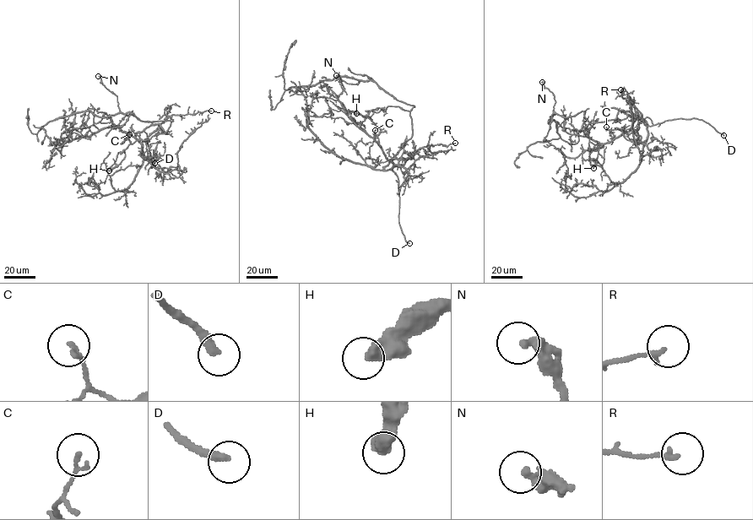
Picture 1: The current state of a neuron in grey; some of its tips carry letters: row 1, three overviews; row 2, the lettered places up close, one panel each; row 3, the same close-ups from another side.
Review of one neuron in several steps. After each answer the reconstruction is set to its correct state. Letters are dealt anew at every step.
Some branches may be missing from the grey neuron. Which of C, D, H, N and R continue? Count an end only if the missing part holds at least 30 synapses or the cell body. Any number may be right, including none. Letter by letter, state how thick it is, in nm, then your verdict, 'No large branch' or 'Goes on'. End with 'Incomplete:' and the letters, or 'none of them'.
C: Thickness 150 nm. No large branch
D: Thickness 320 nm. Goes on
H: Thickness 500 nm. No large branch
N: Thickness 400 nm. No large branch
R: Thickness 180 nm. No large branch
Incomplete: D

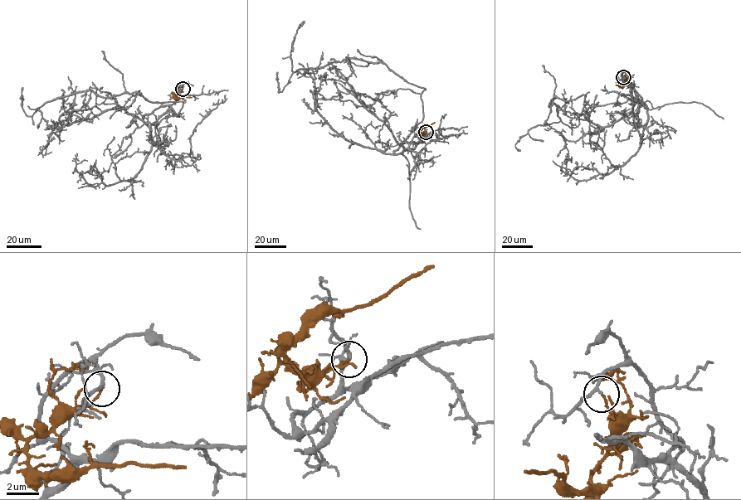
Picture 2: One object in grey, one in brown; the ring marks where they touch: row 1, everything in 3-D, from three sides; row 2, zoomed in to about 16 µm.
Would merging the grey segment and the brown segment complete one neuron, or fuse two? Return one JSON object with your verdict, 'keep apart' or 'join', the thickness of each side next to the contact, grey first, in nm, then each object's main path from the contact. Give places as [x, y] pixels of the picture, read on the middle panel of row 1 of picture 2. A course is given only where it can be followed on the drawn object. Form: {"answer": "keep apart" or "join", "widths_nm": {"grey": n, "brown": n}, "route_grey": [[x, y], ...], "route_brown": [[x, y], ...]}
{"answer": "keep apart", "widths_nm": {"grey": 170, "brown": 120}, "route_grey": [[426, 131], [414, 148], [394, 154], [423, 118], [425, 89], [384, 64], [350, 58], [292, 70], [301, 26]], "route_brown": [[426, 131], [421, 133], [419, 130], [434, 123]]}

